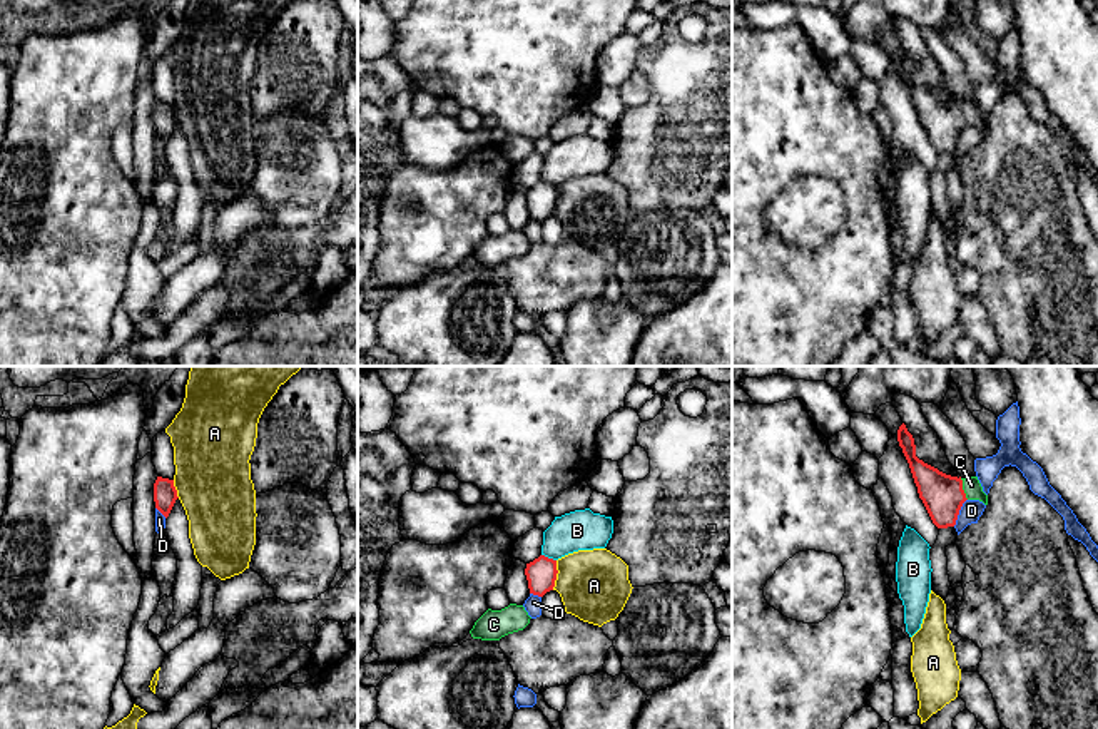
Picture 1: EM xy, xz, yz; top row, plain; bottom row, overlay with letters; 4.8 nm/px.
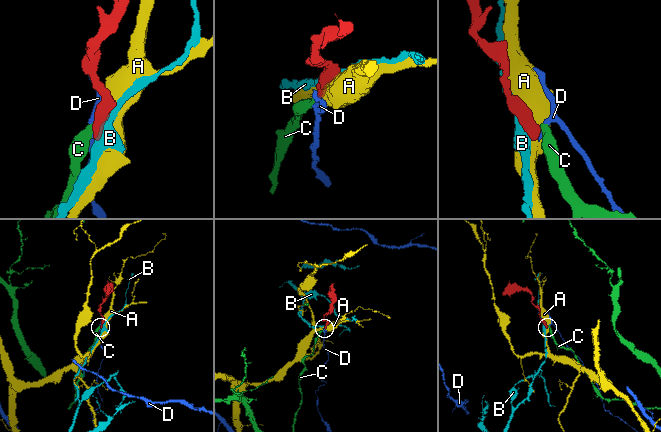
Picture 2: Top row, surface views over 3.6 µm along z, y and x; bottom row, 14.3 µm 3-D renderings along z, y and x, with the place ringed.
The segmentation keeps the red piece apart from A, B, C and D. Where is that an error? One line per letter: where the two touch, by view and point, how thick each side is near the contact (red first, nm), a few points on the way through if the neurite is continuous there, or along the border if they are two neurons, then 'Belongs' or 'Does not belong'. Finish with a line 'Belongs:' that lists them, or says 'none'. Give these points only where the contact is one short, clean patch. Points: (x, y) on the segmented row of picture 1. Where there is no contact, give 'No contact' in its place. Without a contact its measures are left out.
A: Touches red at xz (555, 576). Thickness 140 nm (red) against 340 nm. Does not belong
B: Touches red at xz (547, 557). Thickness 140 nm (red) against 190 nm. Does not belong
C: Touches red at yz (961, 489). Thickness 200 nm (red) against 90 nm. Path across: yz (943, 495), (961, 489), (971, 485). Belongs
D: Touches red at yz (958, 512). Thickness 200 nm (red) against 100 nm. Boundary: yz (966, 499), (953, 525). Does not belong
Belongs: C

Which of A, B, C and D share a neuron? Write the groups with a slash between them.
A / B / C / D

